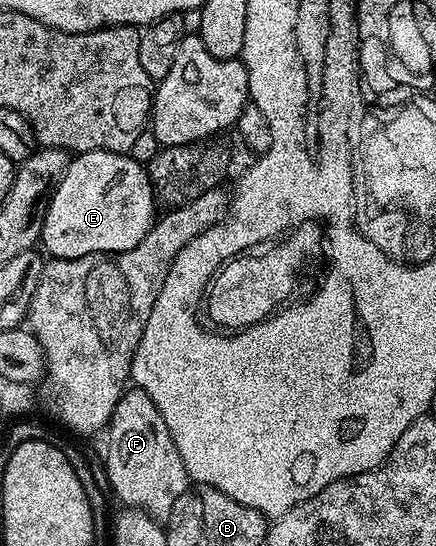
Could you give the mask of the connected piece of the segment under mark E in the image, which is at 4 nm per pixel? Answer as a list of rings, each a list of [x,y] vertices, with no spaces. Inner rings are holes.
[[[87,150],[85,154],[76,154],[69,161],[67,168],[64,169],[64,175],[60,177],[59,182],[56,183],[54,189],[51,191],[50,197],[46,202],[46,209],[42,214],[40,242],[45,251],[47,251],[46,249],[49,250],[49,255],[52,258],[77,258],[78,256],[90,256],[91,254],[121,254],[138,245],[146,236],[146,232],[150,232],[152,223],[158,217],[158,209],[156,210],[156,206],[158,207],[157,196],[152,191],[152,182],[148,178],[147,169],[141,163],[134,161],[128,154],[115,154],[109,150]]]

